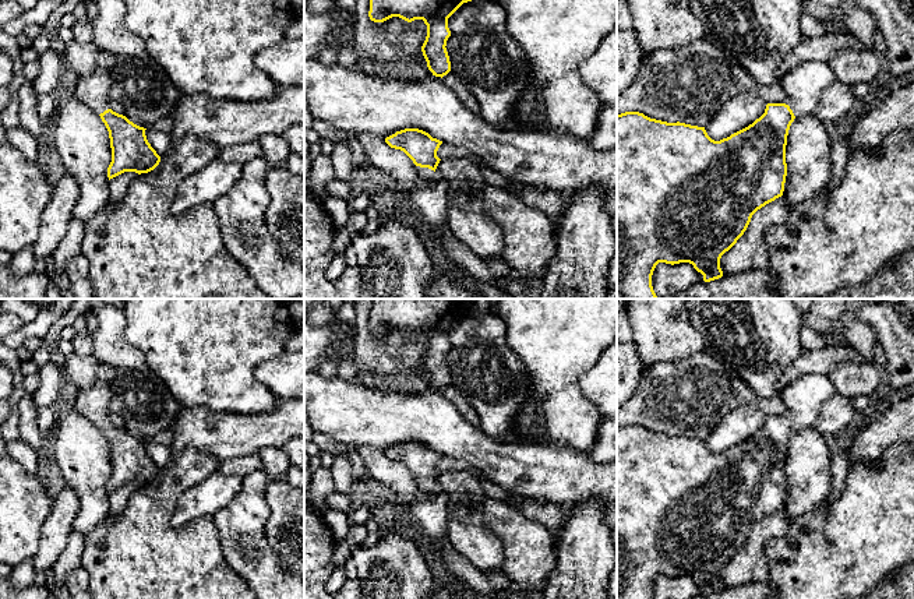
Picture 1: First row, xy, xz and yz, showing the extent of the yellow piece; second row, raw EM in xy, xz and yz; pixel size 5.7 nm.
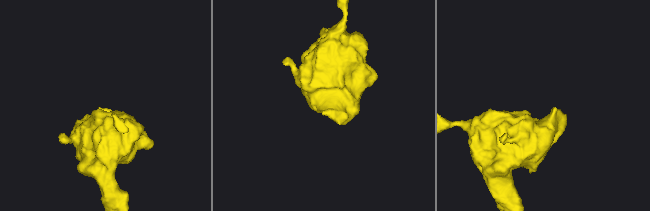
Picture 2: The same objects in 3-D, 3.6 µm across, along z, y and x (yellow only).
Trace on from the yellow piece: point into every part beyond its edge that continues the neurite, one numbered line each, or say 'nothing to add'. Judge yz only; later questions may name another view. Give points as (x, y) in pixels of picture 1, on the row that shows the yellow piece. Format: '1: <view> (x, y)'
1: yz (804, 84)

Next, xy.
1: xy (94, 91)

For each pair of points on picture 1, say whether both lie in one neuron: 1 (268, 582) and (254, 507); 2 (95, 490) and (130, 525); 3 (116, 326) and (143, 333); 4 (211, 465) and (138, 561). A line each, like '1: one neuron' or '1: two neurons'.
1: one neuron
2: two neurons
3: two neurons
4: one neuron

